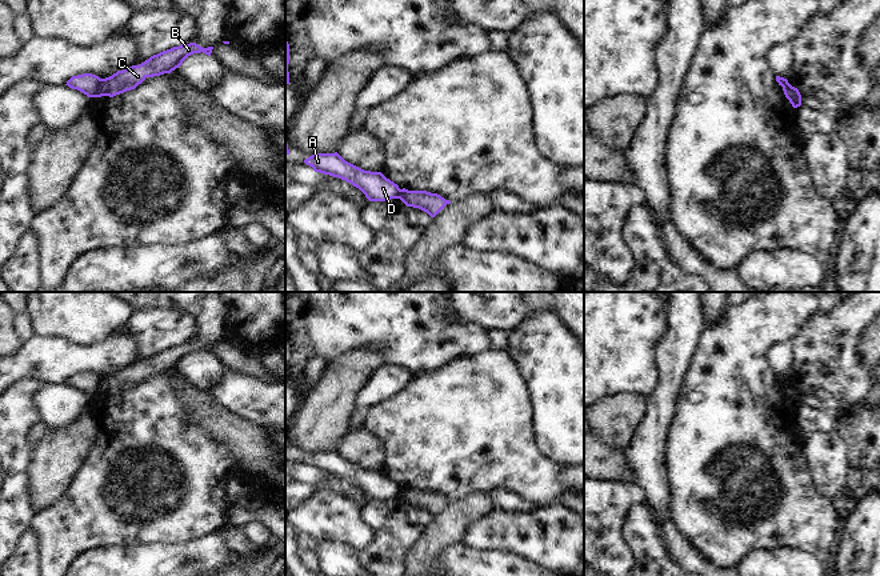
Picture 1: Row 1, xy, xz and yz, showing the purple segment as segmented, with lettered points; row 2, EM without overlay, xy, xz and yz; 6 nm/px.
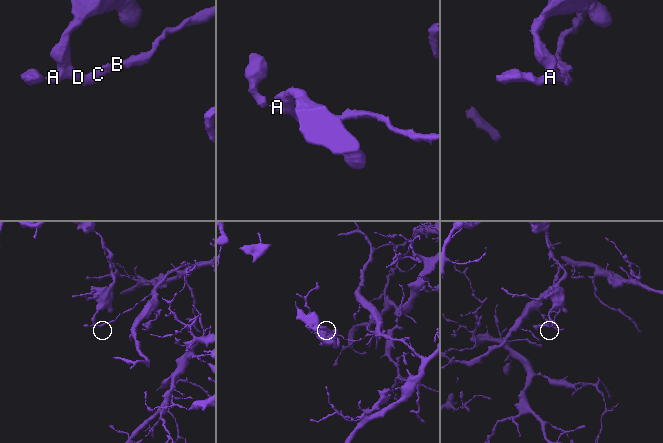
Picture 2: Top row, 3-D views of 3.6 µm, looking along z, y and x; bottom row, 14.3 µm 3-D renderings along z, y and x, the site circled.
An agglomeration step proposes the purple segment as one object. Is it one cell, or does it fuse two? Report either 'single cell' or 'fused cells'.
fused cells

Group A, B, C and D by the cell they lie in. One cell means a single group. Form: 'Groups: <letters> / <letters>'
Groups: A D / B C.

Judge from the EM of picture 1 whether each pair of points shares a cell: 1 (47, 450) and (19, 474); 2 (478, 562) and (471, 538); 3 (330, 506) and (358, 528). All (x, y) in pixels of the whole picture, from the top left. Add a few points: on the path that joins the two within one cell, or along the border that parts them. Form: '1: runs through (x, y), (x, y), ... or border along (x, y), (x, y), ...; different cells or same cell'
1: border along (34, 446), (28, 467), (28, 498); different cells
2: border along (462, 540), (478, 550), (504, 551); different cells
3: runs through (336, 512), (351, 527); same cell

